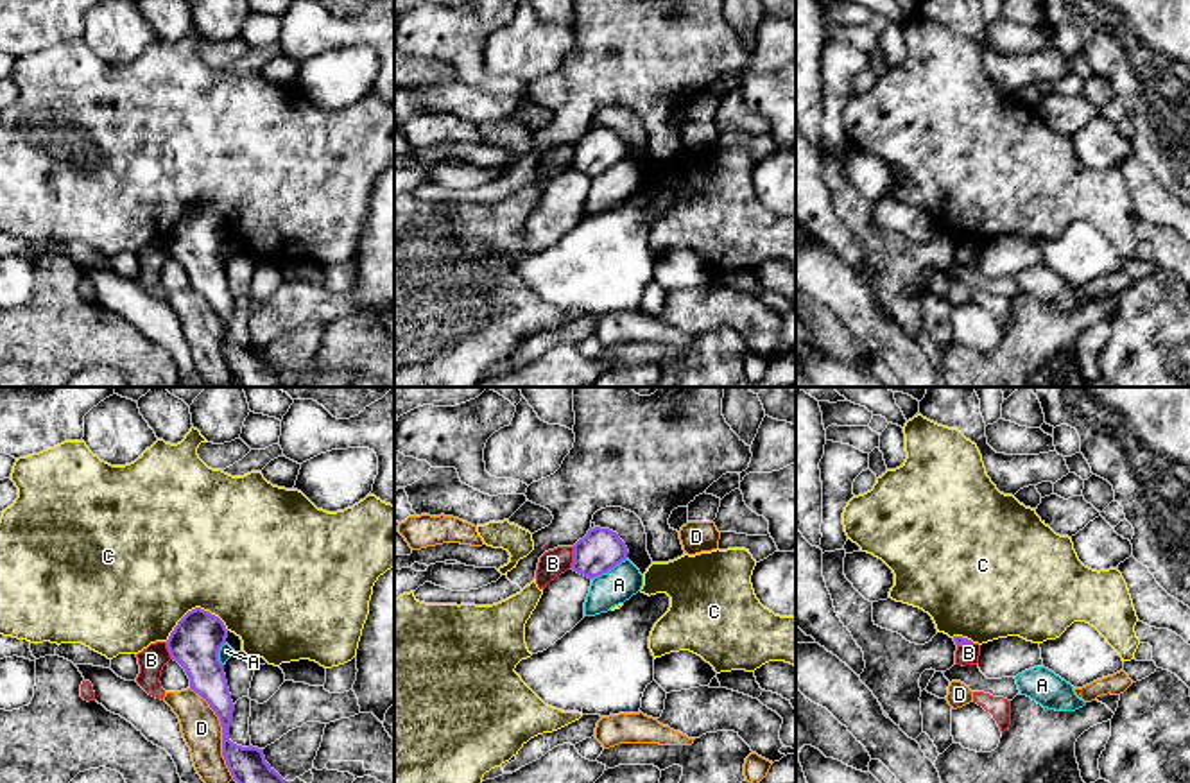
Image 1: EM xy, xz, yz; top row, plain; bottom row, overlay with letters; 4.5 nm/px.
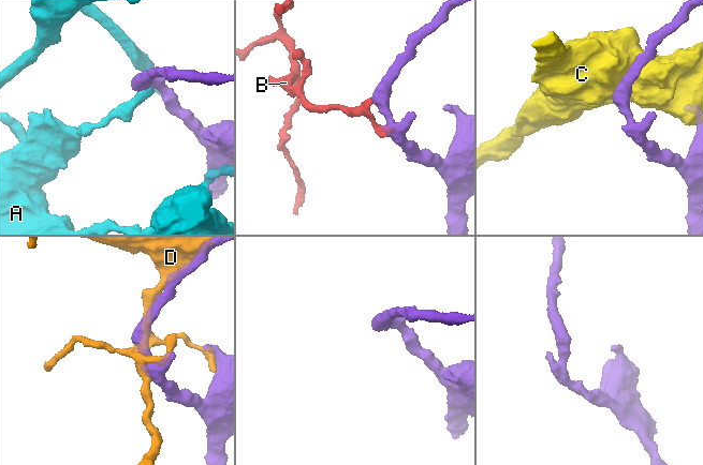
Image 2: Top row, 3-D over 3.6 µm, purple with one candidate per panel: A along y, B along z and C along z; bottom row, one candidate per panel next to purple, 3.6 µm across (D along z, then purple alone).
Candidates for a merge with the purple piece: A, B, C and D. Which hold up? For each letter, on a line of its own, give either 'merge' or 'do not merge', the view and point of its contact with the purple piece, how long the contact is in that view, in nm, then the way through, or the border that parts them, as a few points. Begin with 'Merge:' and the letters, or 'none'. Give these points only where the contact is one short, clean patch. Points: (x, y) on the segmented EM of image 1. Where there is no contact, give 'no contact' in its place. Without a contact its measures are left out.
Merge: none
A: do not merge | xz (608, 570) | 190 nm
B: do not merge | xz (574, 558) | 100 nm | along xz (574, 547), (570, 567)
C: do not merge | xy (196, 608) | 300 nm
D: do not merge | xy (223, 731) | 460 nm

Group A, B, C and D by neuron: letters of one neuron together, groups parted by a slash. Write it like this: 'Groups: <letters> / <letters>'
Groups: A / B / C / D

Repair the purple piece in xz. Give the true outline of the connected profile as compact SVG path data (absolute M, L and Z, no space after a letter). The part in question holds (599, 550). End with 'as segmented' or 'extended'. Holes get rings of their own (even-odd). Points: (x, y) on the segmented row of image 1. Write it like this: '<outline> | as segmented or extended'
M595 527L573 545L572 570L595 579L625 561L627 554L629 550L617 532Z | as segmented

